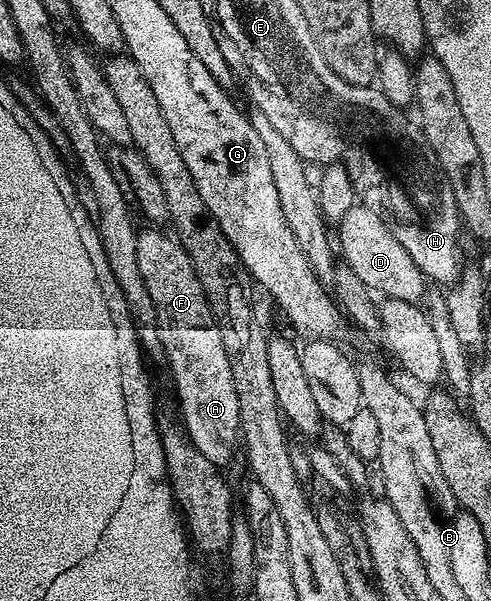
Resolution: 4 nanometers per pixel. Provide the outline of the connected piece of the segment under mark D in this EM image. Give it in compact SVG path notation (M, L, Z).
M353 204L346 216L338 223L338 240L342 250L343 261L350 264L350 268L357 272L358 278L373 293L386 298L404 300L410 304L419 303L426 294L424 284L426 278L422 271L414 264L406 248L393 234L387 221L372 208Z

